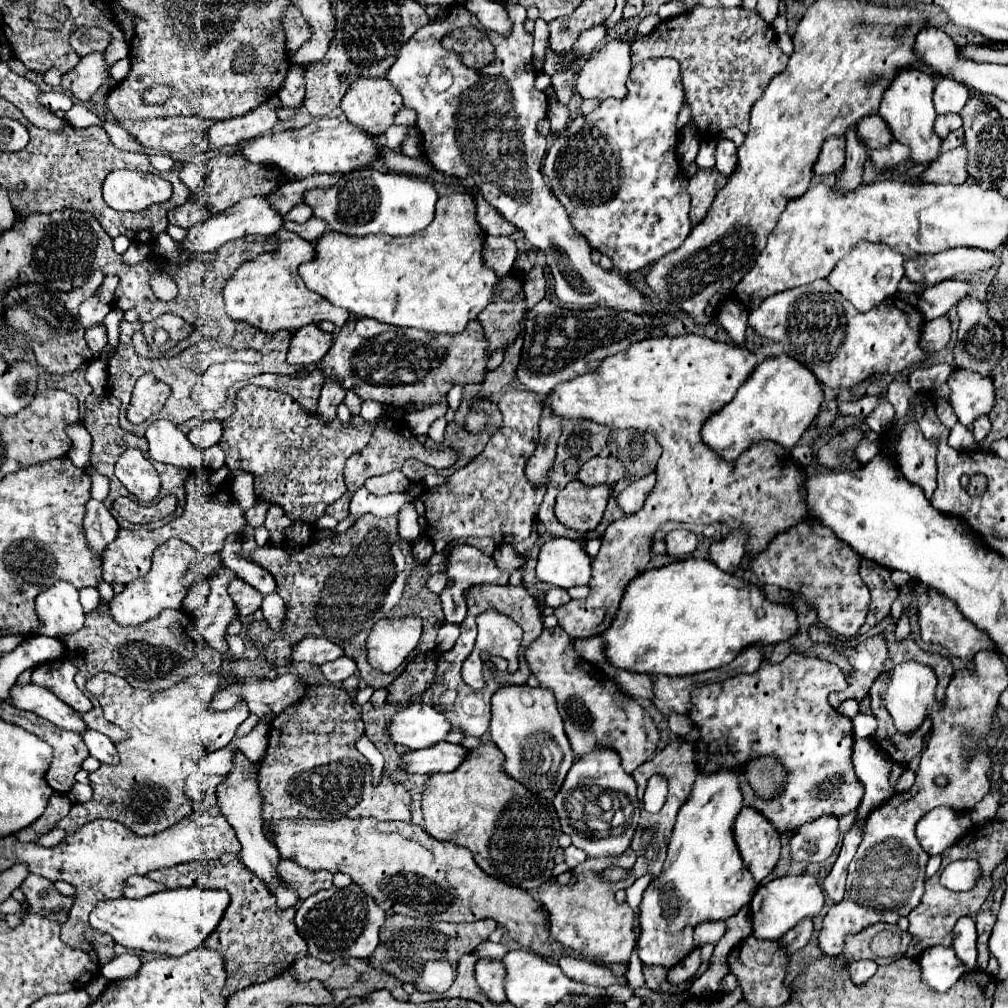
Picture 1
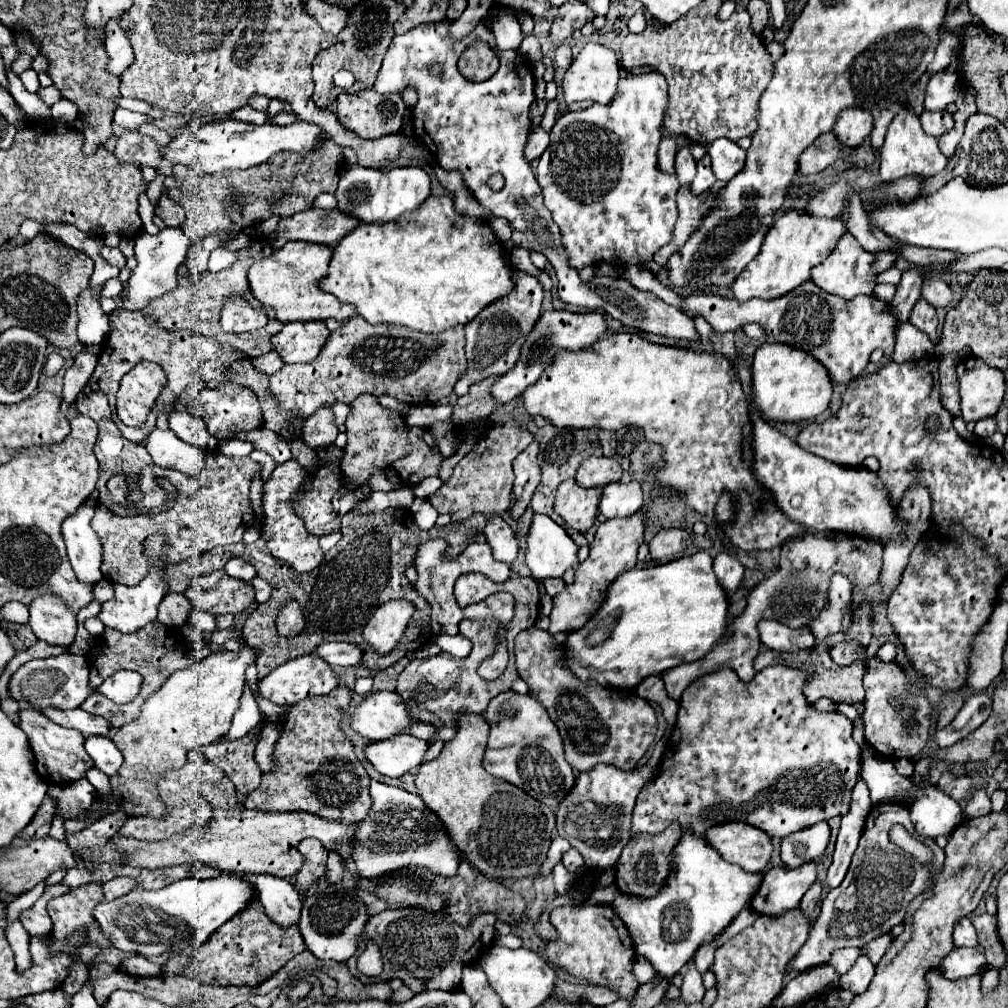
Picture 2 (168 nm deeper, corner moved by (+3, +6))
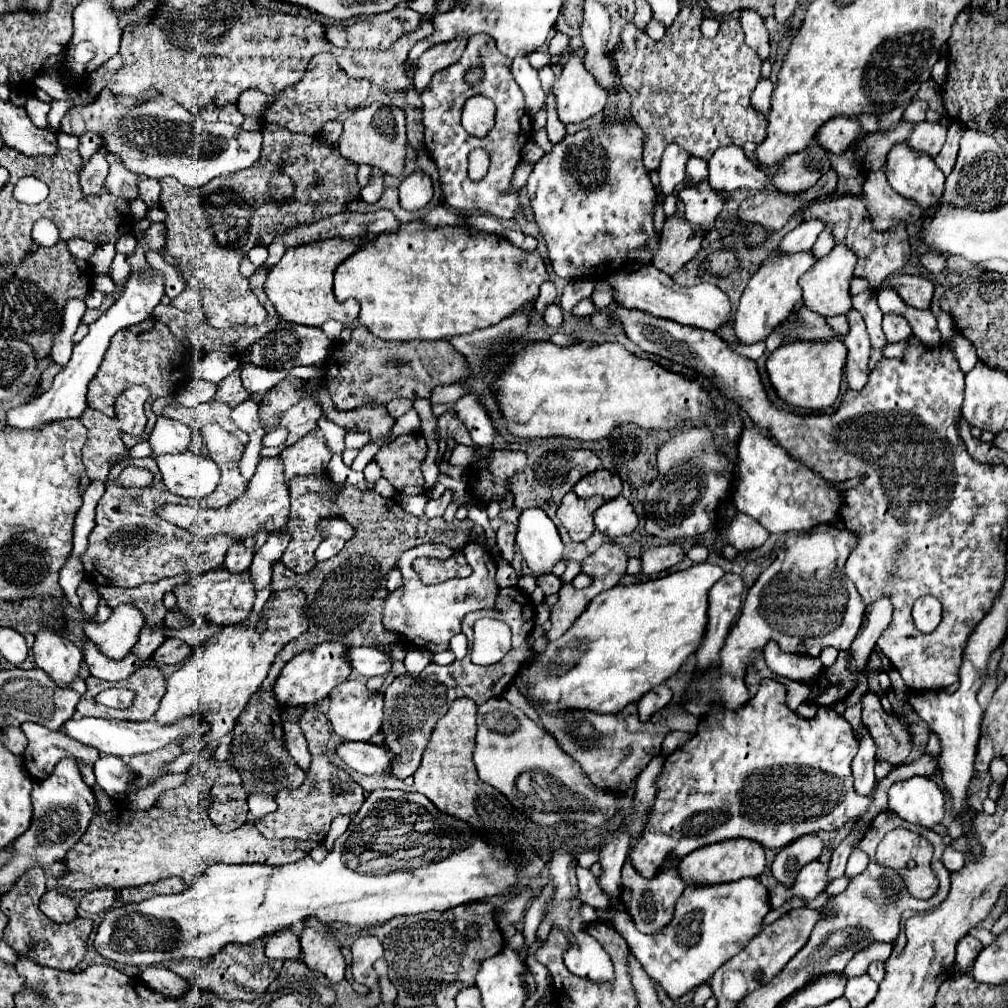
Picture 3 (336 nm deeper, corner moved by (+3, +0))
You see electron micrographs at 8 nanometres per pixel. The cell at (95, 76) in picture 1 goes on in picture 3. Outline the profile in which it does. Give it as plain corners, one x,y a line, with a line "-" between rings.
30,97
26,101
26,111
28,111
28,115
36,127
46,127
46,115
50,111
50,103
40,101
38,97

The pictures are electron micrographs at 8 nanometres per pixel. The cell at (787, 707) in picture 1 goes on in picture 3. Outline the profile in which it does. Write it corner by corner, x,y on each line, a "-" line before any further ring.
762,679
758,693
746,705
742,705
736,711
726,709
720,703
714,703
712,709
704,717
700,717
696,733
682,747
678,747
672,755
666,757
662,773
660,773
660,777
656,781
658,793
654,797
654,805
652,805
652,809
648,813
648,821
646,821
646,825
644,825
644,829
642,829
636,845
630,849
628,857
632,857
632,865
644,877
652,877
658,871
658,867
662,867
664,859
672,857
678,863
690,851
694,851
698,847
704,847
704,845
710,845
710,843
718,843
718,841
726,841
726,839
734,839
734,837
746,837
746,839
758,841
762,847
782,849
782,847
786,847
788,843
792,843
794,839
798,839
802,835
816,833
816,831
834,831
834,829
840,829
844,823
856,821
864,813
868,813
868,807
872,803
872,797
860,797
852,789
852,769
850,769
850,763
852,763
852,759
854,759
856,753
858,753
858,739
854,737
852,725
842,715
838,715
836,711
818,711
816,717
804,719
804,717
800,717
798,713
794,713
794,711
790,711
786,707
786,685
778,683
776,679

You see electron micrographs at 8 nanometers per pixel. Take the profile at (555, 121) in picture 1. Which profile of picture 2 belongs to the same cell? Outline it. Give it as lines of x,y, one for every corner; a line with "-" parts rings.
541,127
535,128
528,135
526,147
524,147
524,159
526,159
528,163
534,163
548,145
550,145
549,133

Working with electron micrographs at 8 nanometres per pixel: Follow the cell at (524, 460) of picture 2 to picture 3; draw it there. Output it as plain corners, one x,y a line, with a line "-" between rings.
504,523
498,531
496,531
496,543
502,551
502,559
506,559
508,563
512,561
514,557
514,537
516,537
516,525
514,523

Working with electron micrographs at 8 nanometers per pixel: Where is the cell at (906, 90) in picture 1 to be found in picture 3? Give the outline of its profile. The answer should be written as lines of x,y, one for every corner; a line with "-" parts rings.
906,141
896,143
888,151
884,171
886,171
888,183
894,191
900,191
900,195
914,199
916,203
920,203
926,209
926,215
932,215
934,207
938,205
938,197
942,195
942,189
944,189
944,173
936,167
936,163
930,155
920,153
916,149
910,149
910,145

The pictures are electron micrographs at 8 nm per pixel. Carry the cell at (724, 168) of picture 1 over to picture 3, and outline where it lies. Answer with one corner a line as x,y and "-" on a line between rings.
720,147
708,161
708,181
718,191
734,191
740,187
762,191
770,179
750,161
742,147

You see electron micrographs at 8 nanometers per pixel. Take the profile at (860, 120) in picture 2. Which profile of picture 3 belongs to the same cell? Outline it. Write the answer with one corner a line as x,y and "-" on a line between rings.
834,117
826,121
816,135
816,141
820,145
826,145
826,149
834,155
842,155
848,151
848,147
860,137
862,125
858,117

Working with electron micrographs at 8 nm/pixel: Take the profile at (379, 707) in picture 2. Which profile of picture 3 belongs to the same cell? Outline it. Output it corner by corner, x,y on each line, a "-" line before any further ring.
346,681
330,693
330,711
328,719
334,733
346,741
370,741
374,733
382,729
384,719
384,695
378,691
368,691
360,681

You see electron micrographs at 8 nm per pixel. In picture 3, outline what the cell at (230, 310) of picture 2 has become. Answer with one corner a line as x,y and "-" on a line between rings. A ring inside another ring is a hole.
264,123
262,135
264,135
262,157
258,163
254,163
254,167
250,167
250,171
238,171
234,175
222,175
218,179
212,179
210,183
206,183
200,189
186,187
180,181
176,181
174,177
160,179
160,185
162,185
160,209
164,209
164,213
166,213
164,225
168,229
164,249
182,267
188,287
192,287
200,293
208,323
214,329
230,329
236,325
254,327
254,325
264,323
264,319
268,315
266,309
252,295
252,291
248,287
248,279
242,277
238,271
240,261
248,255
248,251
252,247
270,245
276,235
284,233
290,227
308,225
308,223
314,223
322,217
336,215
336,213
344,211
344,205
348,201
354,201
360,197
360,185
356,181
356,165
350,163
348,159
344,159
336,145
332,145
324,139
310,137
310,135
290,133
288,129
278,127
274,123
-
276,171
286,173
292,179
292,183
296,185
296,193
292,199
276,203
268,195
268,183

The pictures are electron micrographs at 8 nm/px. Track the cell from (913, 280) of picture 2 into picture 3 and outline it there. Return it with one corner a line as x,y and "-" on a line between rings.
888,313
888,315
884,315
884,335
886,335
888,343
896,343
896,341
902,341
908,335
912,335
912,329
910,329
908,321
902,319
902,315

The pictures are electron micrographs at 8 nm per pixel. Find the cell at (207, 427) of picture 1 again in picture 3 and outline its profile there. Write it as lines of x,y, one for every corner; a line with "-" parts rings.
158,419
148,441
152,445
154,455
184,453
190,447
192,437
194,433
186,423
174,419

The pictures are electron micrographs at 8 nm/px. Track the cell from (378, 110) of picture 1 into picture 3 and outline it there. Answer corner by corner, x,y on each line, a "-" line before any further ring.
368,105
362,109
356,109
346,121
342,135
338,139
340,153
350,159
352,163
366,163
376,165
384,173
400,175
404,167
404,155
406,155
406,117
404,111
398,107
380,107
380,105

